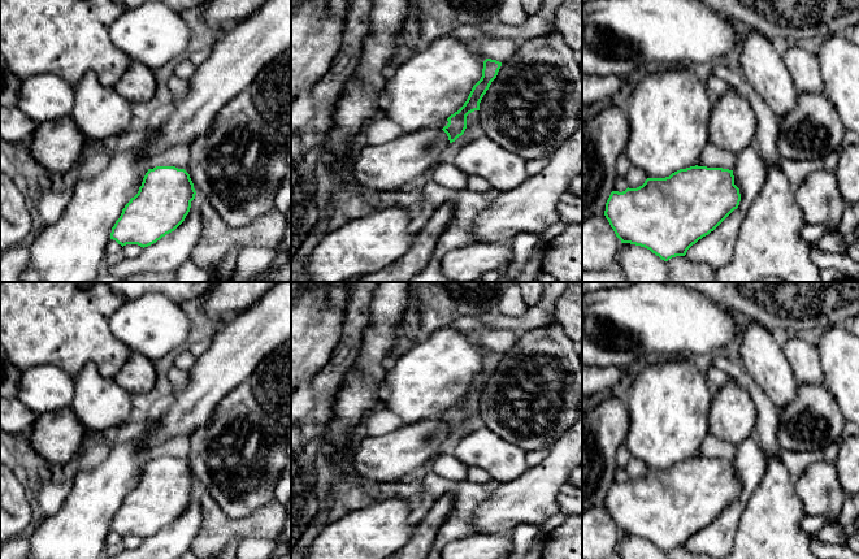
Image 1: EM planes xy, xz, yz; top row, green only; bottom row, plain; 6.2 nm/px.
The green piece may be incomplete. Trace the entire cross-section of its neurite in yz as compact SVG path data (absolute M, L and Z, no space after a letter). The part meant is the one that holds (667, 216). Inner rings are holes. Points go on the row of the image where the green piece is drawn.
M708 142L695 166L680 169L665 178L647 178L637 188L612 191L604 216L621 243L645 247L661 260L685 256L699 239L713 231L741 202L733 169L737 155Z

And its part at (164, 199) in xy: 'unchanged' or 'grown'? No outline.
grown

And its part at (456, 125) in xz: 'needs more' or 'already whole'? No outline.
needs more

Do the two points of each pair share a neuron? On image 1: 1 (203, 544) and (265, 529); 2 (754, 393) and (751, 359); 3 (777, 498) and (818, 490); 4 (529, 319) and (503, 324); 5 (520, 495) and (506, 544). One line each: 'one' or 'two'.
1: one
2: two
3: two
4: one
5: two

